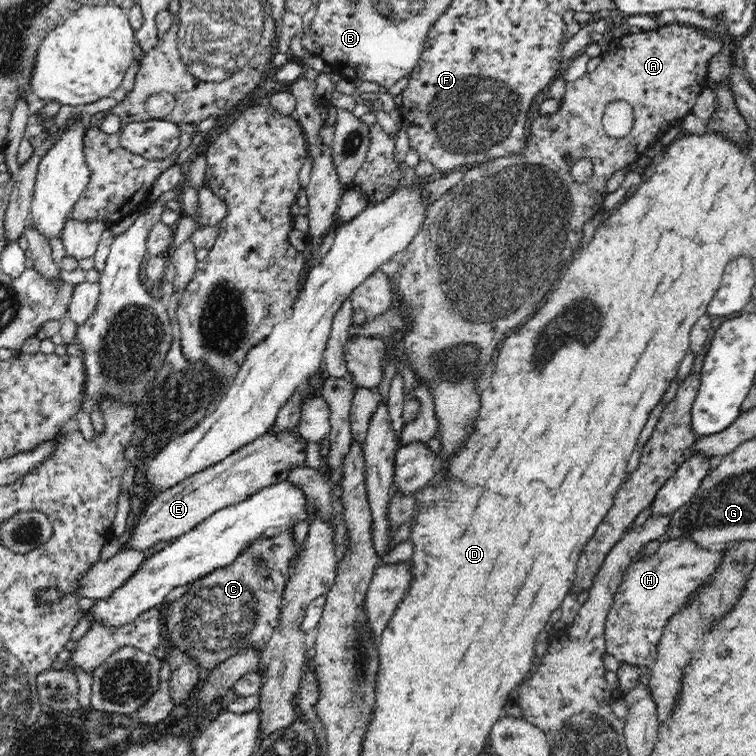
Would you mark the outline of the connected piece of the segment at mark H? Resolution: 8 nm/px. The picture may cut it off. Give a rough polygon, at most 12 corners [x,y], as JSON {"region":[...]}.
{"region":[[686,538],[624,571],[605,652],[651,668],[667,620],[723,559]]}

